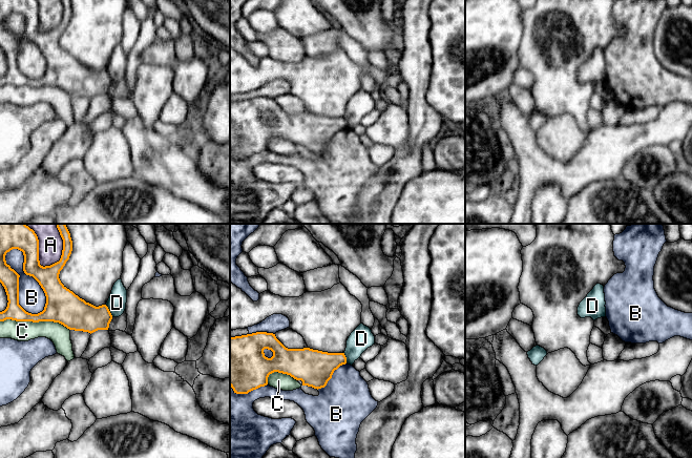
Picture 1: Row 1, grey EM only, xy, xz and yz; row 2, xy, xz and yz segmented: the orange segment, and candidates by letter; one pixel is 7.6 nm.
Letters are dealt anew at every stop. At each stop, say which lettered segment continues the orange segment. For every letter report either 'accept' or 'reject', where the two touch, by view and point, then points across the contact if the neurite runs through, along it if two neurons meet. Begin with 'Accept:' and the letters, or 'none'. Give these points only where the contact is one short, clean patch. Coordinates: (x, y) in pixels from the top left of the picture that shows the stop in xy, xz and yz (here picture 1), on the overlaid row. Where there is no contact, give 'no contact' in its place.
Accept: none
A: reject; contact xy (38, 252)
B: reject; contact xy (18, 285)
C: reject; contact xy (35, 321)
D: reject; contact xy (109, 311); border xy (105, 305), (112, 316)

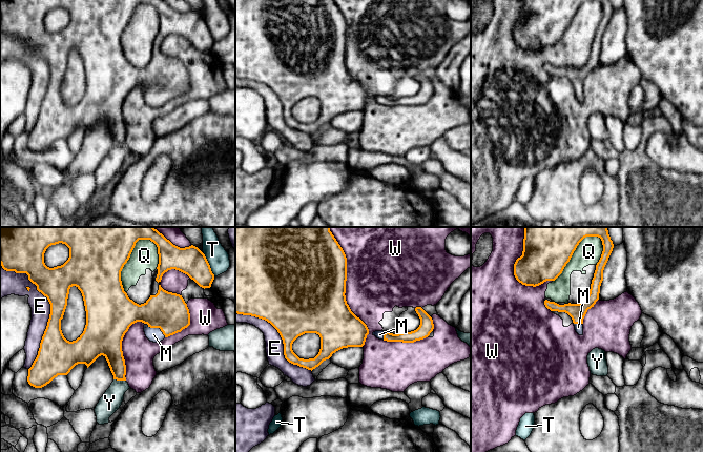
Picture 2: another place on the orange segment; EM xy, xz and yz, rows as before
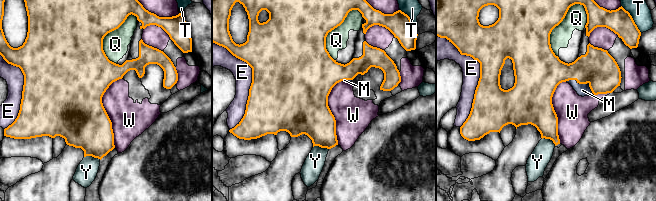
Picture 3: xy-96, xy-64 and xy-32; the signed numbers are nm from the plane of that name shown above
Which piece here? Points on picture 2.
Accept: M
E: reject; contact xy (50, 307)
M: accept; contact xy (157, 327); way xy (168, 311), (157, 327), (153, 334)
Q: reject; contact xy (127, 260)
T: reject; contact xy (209, 265)
W: reject; contact xz (345, 287)
Y: reject; contact xy (120, 379)

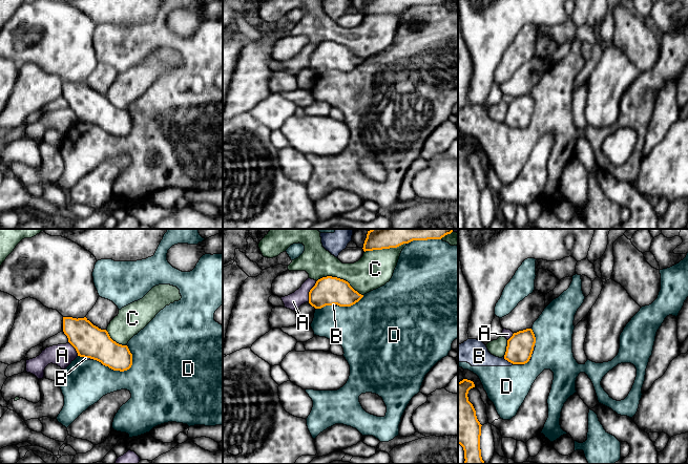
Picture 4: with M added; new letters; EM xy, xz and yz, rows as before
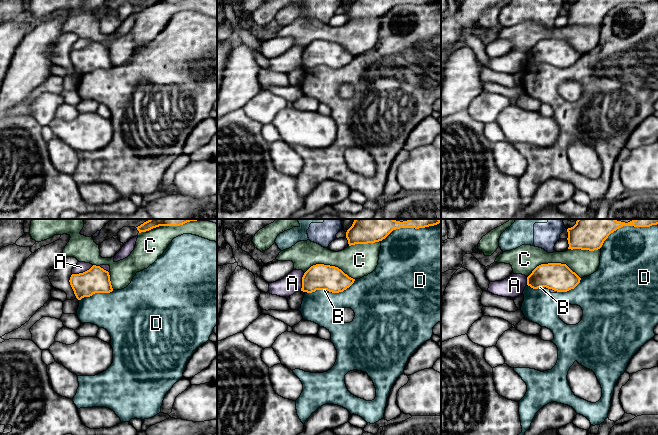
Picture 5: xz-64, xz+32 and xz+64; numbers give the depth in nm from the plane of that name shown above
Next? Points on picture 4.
Accept: none
A: reject; contact xz (309, 292)
B: reject; contact yz (514, 363); border yz (503, 357), (513, 363), (523, 364)
C: reject; contact xz (339, 278)
D: reject; contact xy (118, 370)

